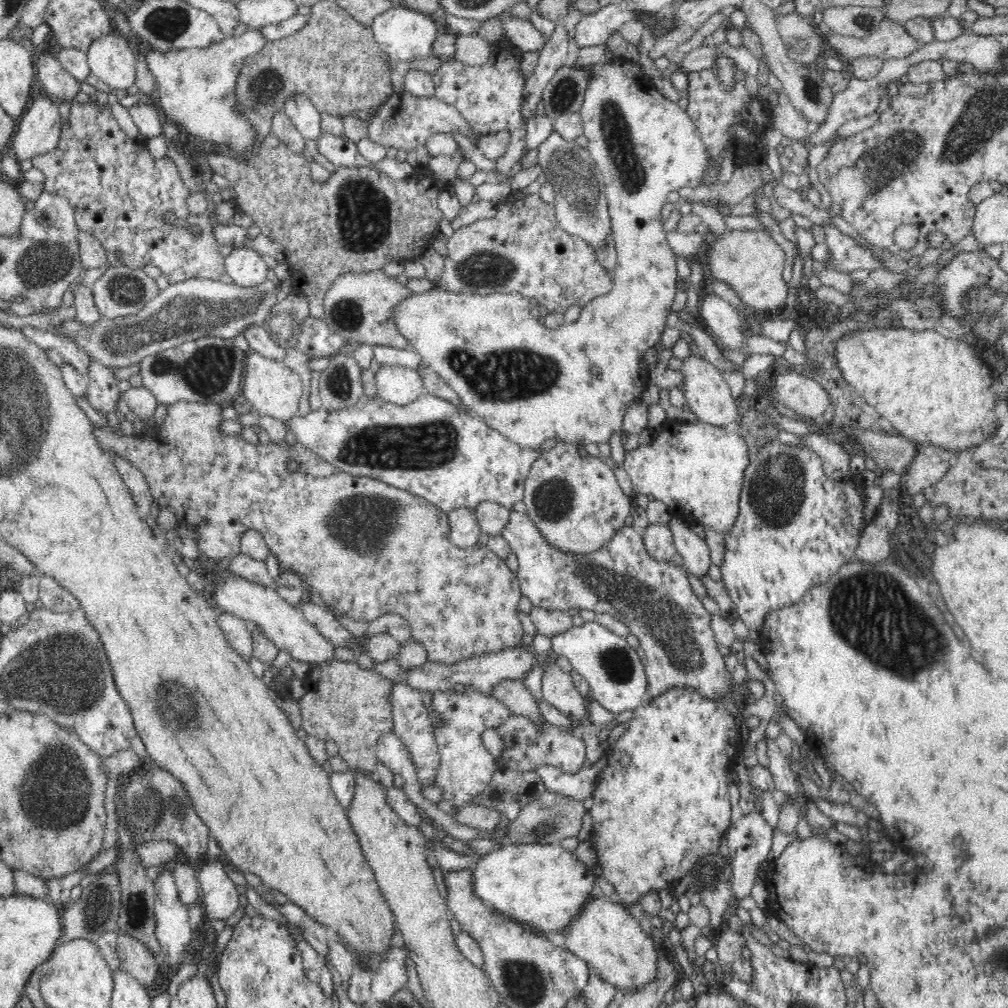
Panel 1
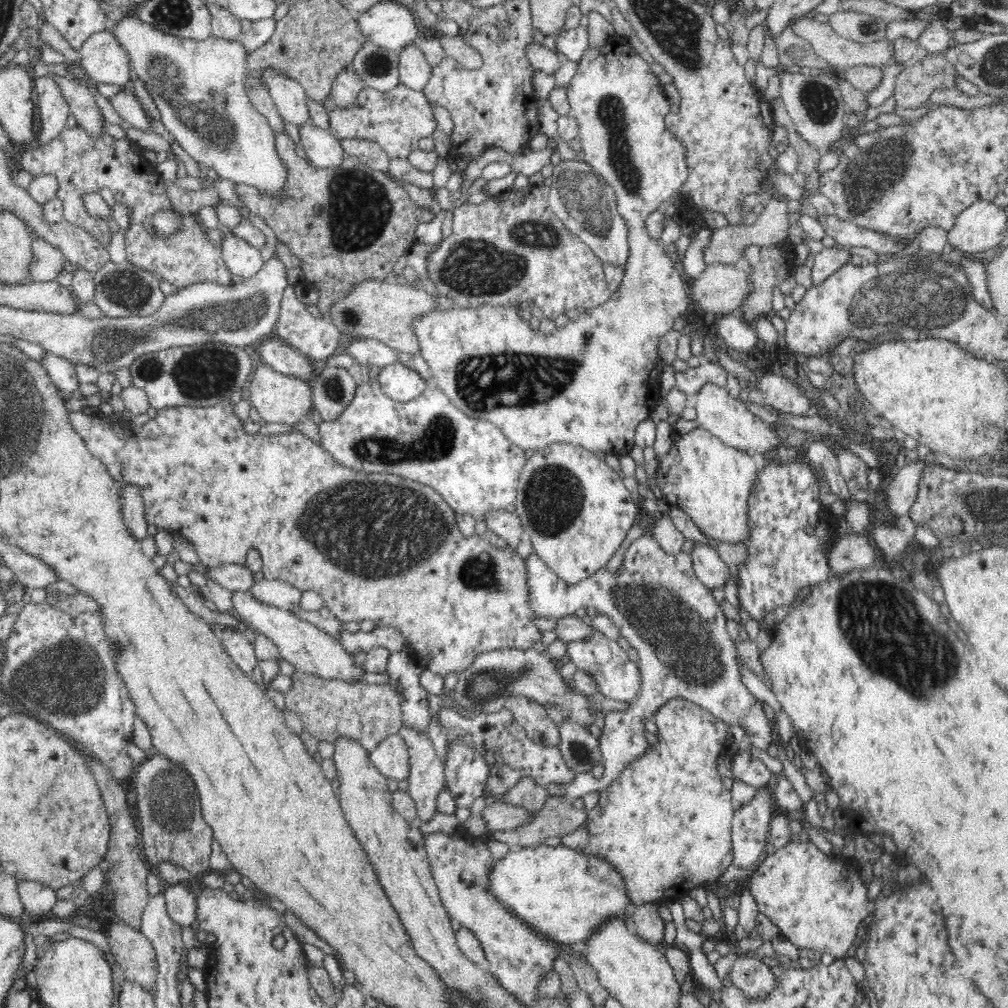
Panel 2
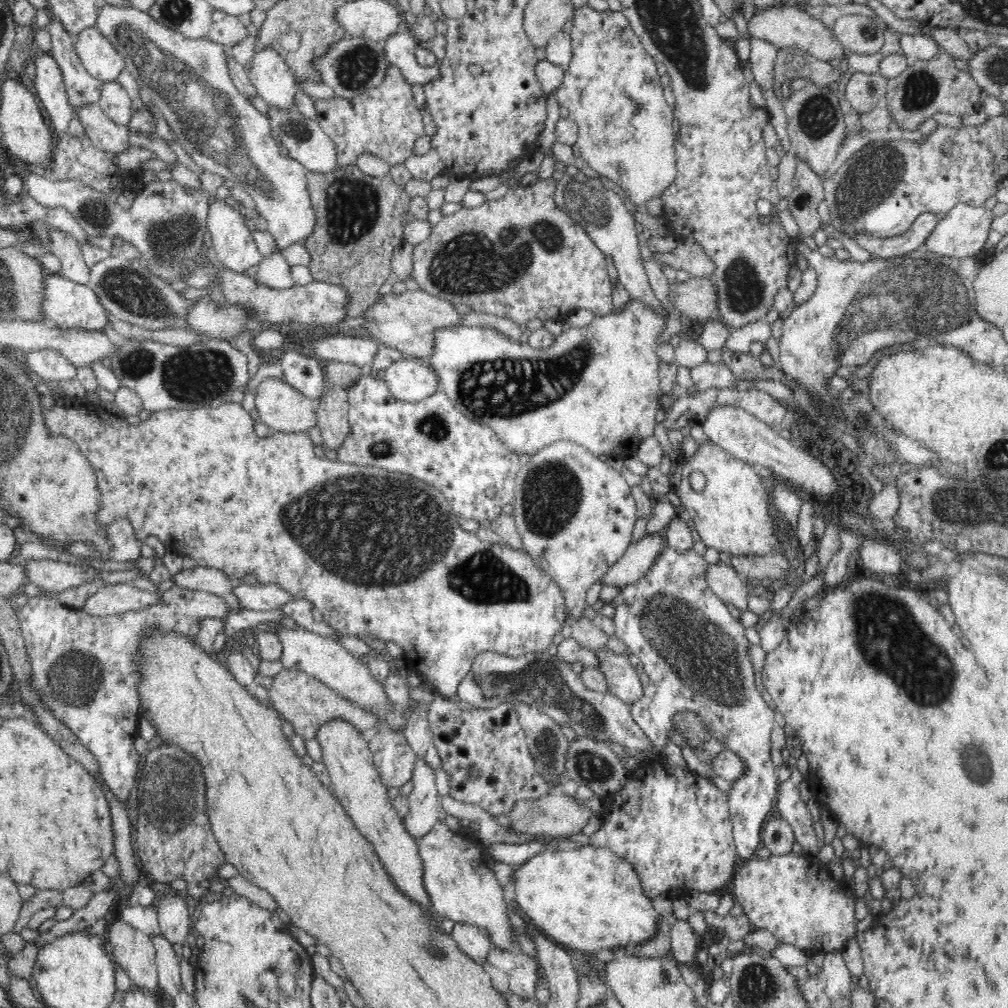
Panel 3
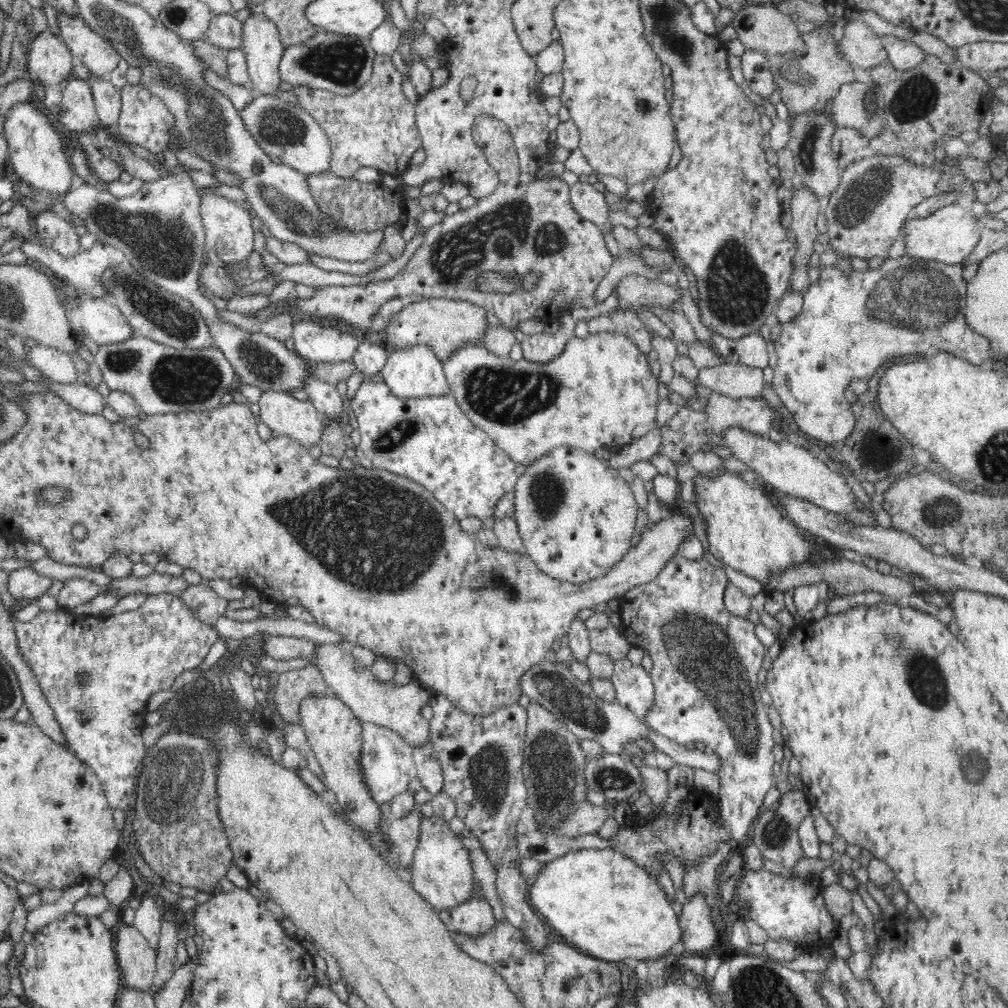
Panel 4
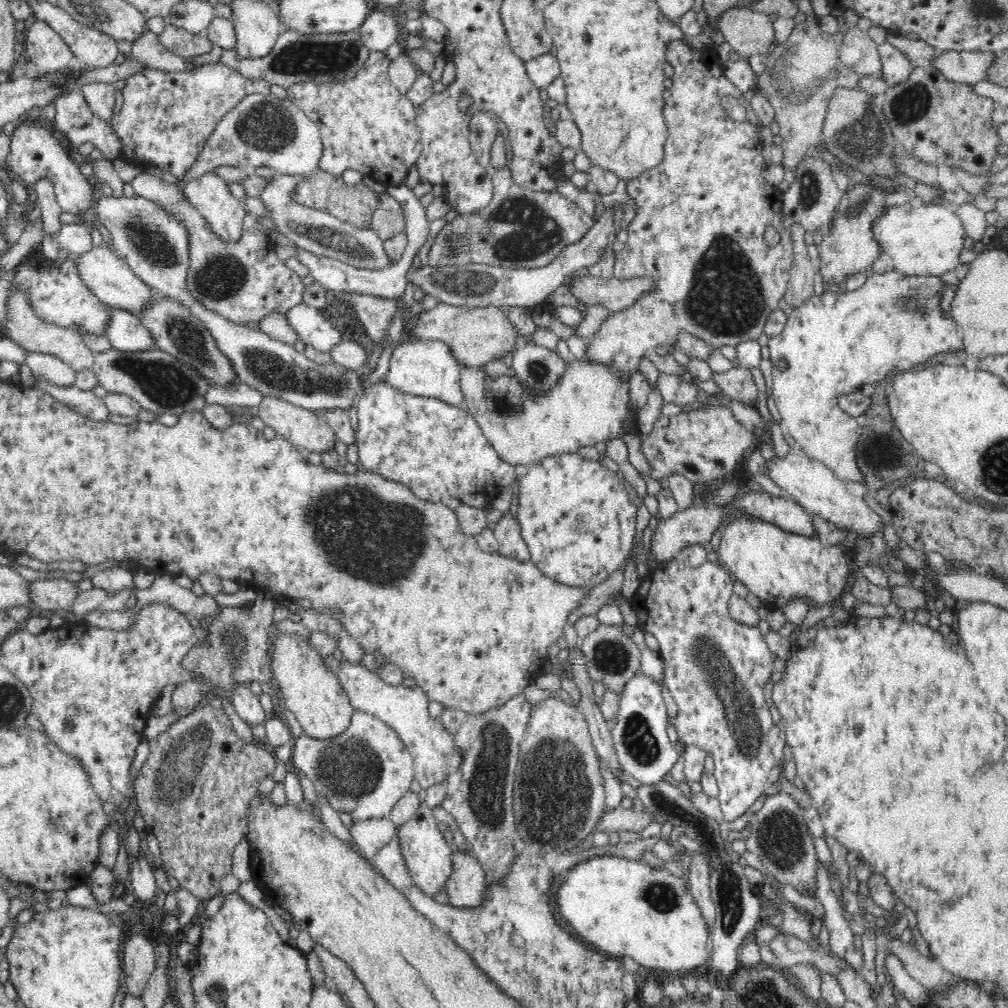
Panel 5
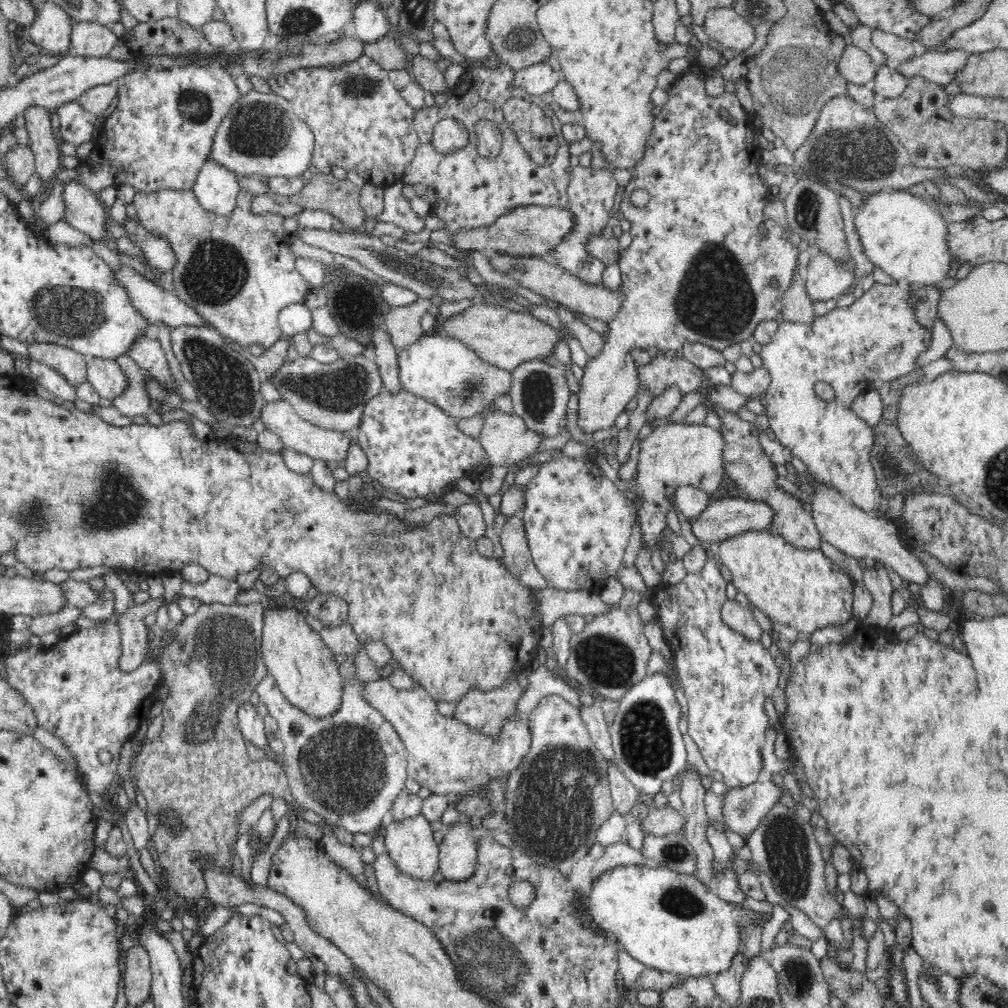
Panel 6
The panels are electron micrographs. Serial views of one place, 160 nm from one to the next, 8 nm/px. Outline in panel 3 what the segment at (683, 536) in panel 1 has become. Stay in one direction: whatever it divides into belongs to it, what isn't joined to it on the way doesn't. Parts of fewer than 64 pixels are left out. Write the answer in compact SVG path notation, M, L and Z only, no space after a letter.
M722 561L710 564L706 572L706 581L721 601L734 604L740 611L747 610L748 596L751 593L746 582L731 566Z

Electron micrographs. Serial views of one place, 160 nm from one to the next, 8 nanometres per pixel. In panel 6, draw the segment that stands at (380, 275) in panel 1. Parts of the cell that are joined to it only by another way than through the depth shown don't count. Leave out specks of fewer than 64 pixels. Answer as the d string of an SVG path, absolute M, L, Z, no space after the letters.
M475 301L460 313L439 319L435 334L448 335L463 342L486 364L512 372L521 362L550 356L554 344L562 340L559 332L538 320L530 313L520 313L508 308Z

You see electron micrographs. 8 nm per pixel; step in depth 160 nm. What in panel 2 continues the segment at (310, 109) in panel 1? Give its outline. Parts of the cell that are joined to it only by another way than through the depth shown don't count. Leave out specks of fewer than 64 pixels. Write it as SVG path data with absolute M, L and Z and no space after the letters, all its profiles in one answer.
M271 68L261 73L261 81L286 123L302 126L306 122L311 122L307 106L308 97L304 87L298 81Z

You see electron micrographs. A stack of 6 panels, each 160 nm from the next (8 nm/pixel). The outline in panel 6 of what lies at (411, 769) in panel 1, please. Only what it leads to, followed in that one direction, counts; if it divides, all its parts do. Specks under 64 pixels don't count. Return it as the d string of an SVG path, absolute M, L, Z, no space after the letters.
M267 673L256 688L259 702L264 703L268 715L277 721L276 737L284 744L284 753L278 757L286 773L292 796L305 810L314 810L327 820L327 826L343 826L344 830L354 834L369 834L376 826L389 817L395 797L404 790L408 778L408 754L399 734L389 720L368 704L362 696L362 682L356 677L344 682L342 704L339 710L324 719L312 719L300 708L290 704L281 693L275 678Z

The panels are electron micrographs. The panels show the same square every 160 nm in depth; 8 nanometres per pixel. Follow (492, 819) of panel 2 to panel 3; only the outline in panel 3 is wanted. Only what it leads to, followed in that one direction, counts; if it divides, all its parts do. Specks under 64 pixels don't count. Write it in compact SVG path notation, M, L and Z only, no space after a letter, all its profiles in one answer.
M552 792L546 796L538 797L530 802L515 802L510 809L510 827L527 835L574 835L580 833L586 826L592 812L582 805L582 801L561 792Z

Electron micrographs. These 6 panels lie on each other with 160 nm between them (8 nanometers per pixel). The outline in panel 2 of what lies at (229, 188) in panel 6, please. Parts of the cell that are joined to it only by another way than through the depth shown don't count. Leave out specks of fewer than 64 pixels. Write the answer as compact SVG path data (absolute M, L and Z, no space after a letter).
M231 232L221 244L221 256L231 274L248 279L260 272L262 264L261 250L252 247L249 242L238 238Z

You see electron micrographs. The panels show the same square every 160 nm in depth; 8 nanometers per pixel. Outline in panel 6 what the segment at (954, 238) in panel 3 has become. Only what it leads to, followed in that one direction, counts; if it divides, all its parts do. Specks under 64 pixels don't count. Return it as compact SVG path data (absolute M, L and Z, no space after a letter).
M878 190L856 208L854 224L867 258L894 281L932 285L950 274L952 255L946 241L949 222L924 198L906 190Z

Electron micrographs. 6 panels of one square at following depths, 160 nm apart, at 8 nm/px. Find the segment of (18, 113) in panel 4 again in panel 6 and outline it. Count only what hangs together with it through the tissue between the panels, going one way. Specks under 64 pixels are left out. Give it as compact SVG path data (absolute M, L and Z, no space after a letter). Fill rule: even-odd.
M16 143L2 159L7 177L22 188L35 172L35 158L30 144ZM68 181L63 186L65 220L77 231L85 232L93 240L102 242L106 234L106 208L99 194L76 181Z

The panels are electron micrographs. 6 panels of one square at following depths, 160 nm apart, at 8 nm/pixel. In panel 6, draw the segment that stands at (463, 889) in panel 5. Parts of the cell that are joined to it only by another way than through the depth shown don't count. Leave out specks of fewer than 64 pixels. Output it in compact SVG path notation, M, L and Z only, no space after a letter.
M464 820L445 828L444 838L438 846L439 871L442 872L444 879L460 882L472 878L474 866L478 862L477 839L474 838L473 833L474 829Z

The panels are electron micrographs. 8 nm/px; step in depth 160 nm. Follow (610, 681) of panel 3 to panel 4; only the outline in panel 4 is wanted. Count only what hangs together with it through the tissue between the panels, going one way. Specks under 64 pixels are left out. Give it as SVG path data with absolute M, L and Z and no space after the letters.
M627 658L614 662L612 671L611 681L616 691L615 700L630 709L639 722L647 725L646 716L652 708L655 695L651 676L644 671L642 665L634 665Z

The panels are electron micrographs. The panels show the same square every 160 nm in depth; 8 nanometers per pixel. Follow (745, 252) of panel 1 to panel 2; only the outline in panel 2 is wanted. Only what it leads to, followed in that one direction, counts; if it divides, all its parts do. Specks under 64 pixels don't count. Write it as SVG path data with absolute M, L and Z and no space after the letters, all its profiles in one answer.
M714 263L695 278L691 288L690 308L693 313L714 317L738 313L746 294L753 290L750 268L742 270L735 265Z

